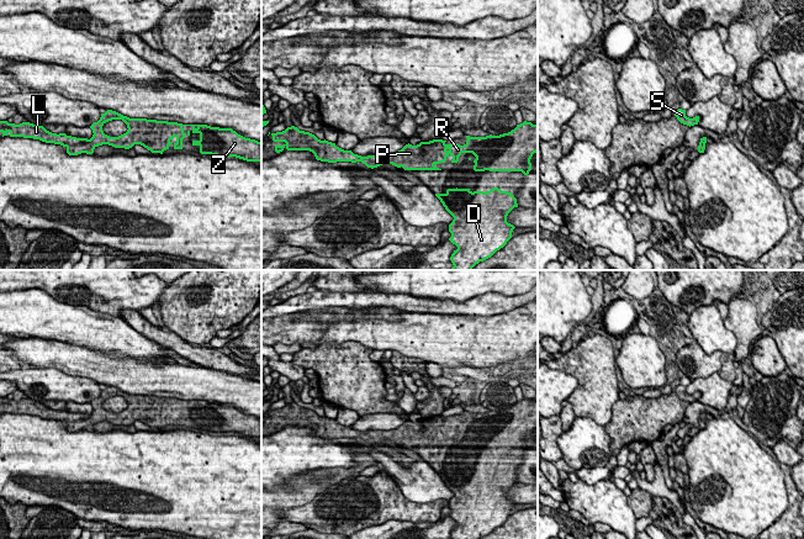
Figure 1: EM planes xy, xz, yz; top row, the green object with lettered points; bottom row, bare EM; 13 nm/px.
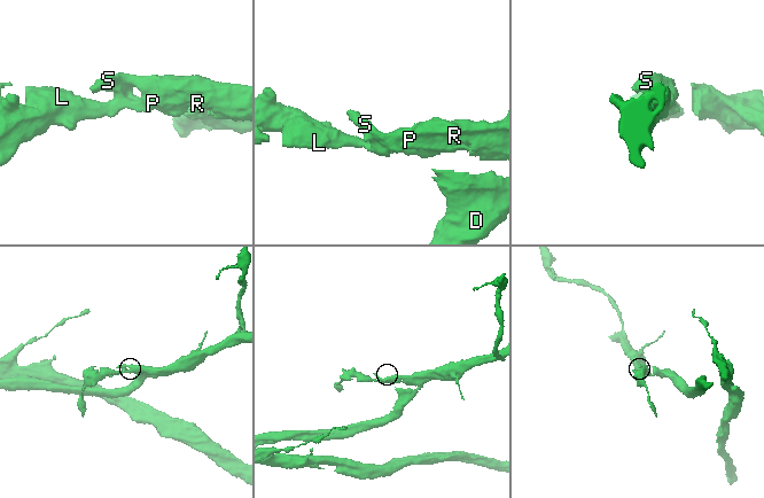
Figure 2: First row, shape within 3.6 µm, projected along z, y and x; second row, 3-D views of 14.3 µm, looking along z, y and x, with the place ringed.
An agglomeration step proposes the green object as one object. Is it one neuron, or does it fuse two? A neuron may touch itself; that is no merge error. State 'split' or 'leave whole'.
leave whole

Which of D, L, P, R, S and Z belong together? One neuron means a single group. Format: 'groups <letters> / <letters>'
groups D L P R S Z

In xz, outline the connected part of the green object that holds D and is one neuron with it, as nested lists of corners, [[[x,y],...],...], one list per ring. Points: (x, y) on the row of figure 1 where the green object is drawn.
[[[456,187],[435,196],[454,217],[449,224],[449,241],[457,249],[450,257],[451,270],[472,270],[512,238],[515,227],[507,222],[507,216],[518,207],[512,192],[498,187],[486,192]]]

